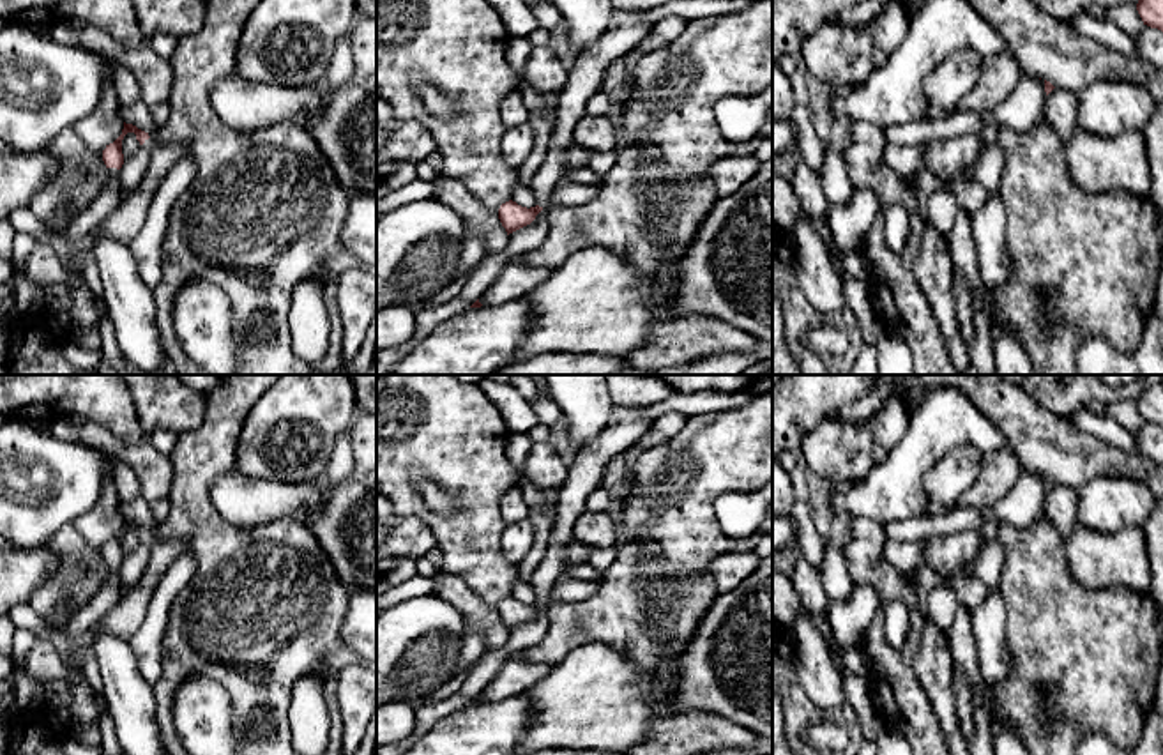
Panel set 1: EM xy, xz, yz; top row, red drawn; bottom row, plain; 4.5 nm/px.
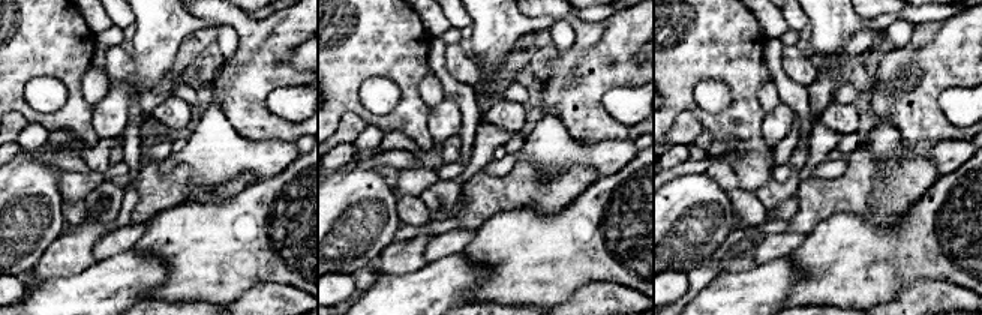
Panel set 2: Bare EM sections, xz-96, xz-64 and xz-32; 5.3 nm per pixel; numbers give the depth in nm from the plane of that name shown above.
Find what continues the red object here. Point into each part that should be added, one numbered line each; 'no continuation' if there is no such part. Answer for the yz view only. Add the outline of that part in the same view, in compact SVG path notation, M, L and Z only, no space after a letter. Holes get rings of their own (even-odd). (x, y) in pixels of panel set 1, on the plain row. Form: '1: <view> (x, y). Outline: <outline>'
no continuation

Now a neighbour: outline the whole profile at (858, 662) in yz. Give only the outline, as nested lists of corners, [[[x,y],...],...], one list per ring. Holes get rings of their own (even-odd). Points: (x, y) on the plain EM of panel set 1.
[[[863,645],[845,652],[847,668],[859,677],[871,677],[871,660]]]

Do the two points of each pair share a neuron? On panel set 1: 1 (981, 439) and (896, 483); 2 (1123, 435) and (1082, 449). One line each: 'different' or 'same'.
1: same
2: different

